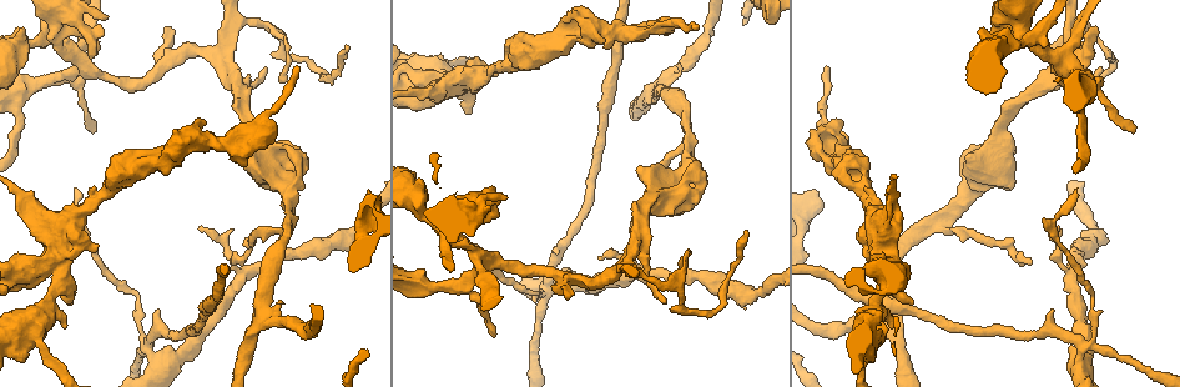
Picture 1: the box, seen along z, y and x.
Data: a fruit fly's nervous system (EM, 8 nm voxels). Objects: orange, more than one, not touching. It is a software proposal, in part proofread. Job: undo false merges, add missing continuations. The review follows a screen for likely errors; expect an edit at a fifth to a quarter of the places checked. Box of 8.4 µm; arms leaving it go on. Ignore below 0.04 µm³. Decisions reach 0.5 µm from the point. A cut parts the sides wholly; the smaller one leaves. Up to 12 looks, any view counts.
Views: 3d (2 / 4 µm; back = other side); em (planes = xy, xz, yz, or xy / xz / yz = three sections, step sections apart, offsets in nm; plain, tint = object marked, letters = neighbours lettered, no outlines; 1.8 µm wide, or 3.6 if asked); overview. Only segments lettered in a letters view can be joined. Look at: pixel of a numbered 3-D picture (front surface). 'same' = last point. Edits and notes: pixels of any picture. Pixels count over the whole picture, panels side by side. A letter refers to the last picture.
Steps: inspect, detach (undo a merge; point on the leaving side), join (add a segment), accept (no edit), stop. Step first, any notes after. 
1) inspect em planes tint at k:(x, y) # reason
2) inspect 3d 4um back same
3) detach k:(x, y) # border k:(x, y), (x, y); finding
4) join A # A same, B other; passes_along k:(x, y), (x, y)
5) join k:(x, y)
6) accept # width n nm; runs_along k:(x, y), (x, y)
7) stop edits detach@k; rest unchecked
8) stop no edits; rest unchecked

inspect em planes letters at 1:(481, 260) # four-way junction

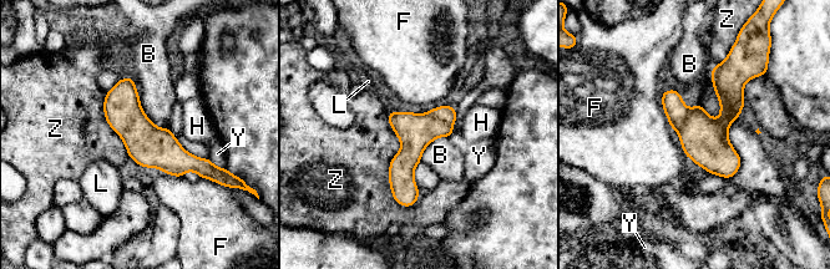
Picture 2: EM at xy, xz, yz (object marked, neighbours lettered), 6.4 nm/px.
detach 2:(446, 113) # B other, F other, H other, L other, Y other, Z other; border 2:(424, 113), (451, 125); two cells meet here

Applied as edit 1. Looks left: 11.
inspect overview # redraw

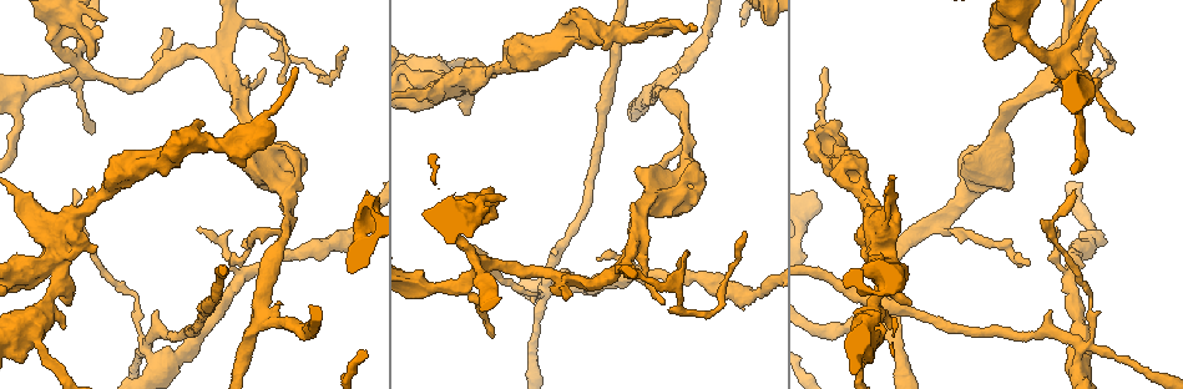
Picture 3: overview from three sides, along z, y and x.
inspect 3d 2um at 3:(1134, 129) # branch stops here

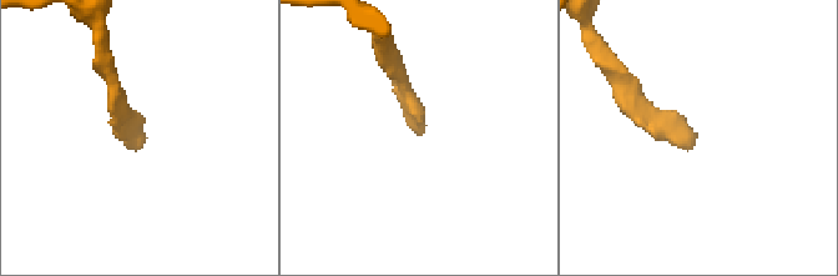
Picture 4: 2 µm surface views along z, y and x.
inspect em planes letters at 4:(421, 133)

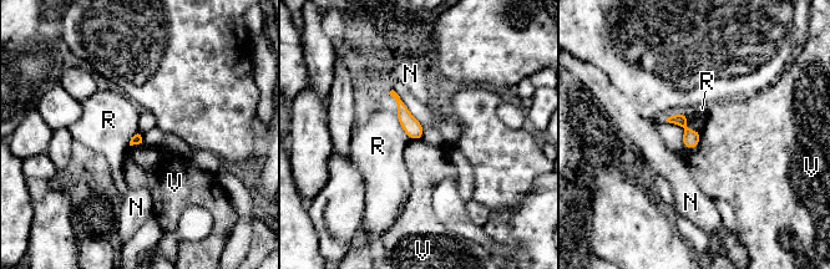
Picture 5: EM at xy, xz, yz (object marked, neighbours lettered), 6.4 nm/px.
accept # N other, R other, V other; border 5:(701, 132), (696, 148); none of them fits

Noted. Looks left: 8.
inspect 3d 2um at 3:(463, 77) # calibre changes

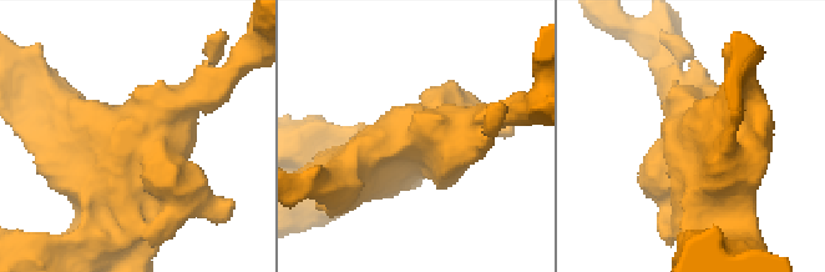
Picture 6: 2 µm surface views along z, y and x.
inspect em planes letters at 6:(139, 162)

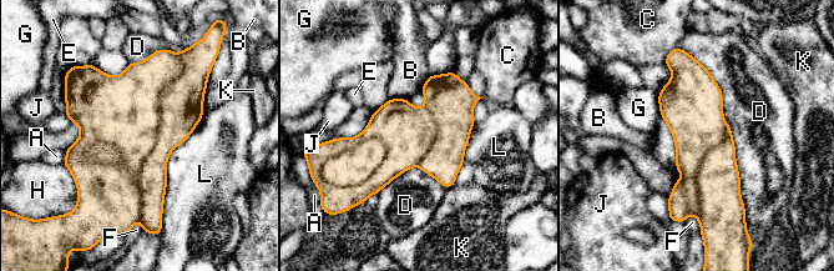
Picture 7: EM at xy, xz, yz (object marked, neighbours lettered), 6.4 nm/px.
detach 7:(181, 109) # width 380 nm; A other, B other, C other, D other, E other, F other, G other, H other, J other, K other, L other; border 7:(180, 56), (136, 174), (138, 220); a second cell is stuck on

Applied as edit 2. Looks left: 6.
inspect overview

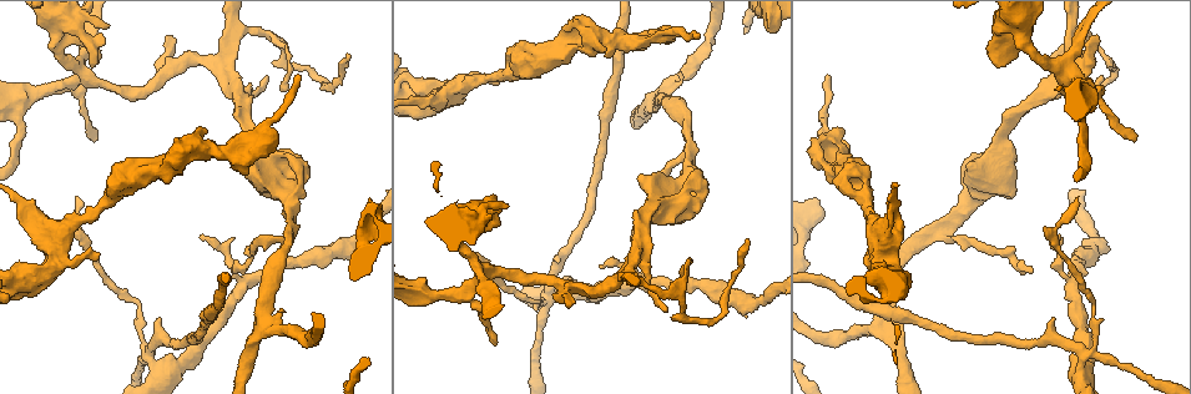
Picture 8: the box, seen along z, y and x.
inspect 3d 2um at 8:(1092, 341) # small branch off a trunk

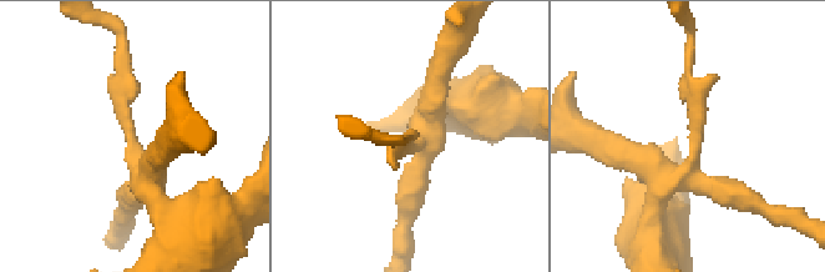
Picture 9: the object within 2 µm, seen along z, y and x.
inspect em xy step 4 tint at 9:(693, 140) # arms 4

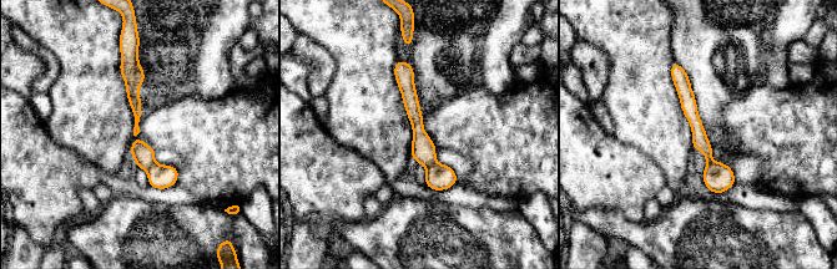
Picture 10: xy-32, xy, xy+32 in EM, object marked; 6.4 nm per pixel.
inspect em xy step 4 letters same

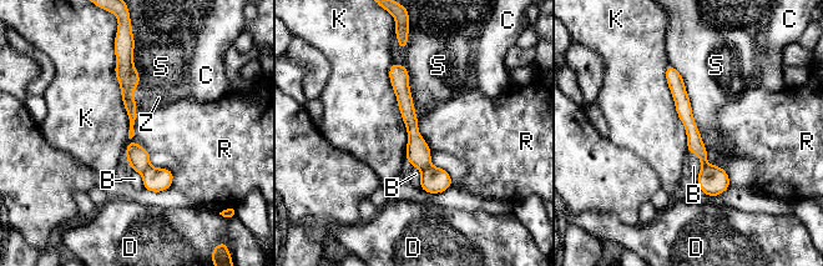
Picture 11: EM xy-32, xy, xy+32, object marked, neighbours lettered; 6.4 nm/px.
detach 11:(434, 180) # longest_contact S 700 nm; B other, C other, D other, K other, R other, S other, Z other; border 11:(430, 164), (422, 171); a second cell is stuck on

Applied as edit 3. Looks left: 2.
stop edits detach@2, detach@7, detach@11; rest unchecked

